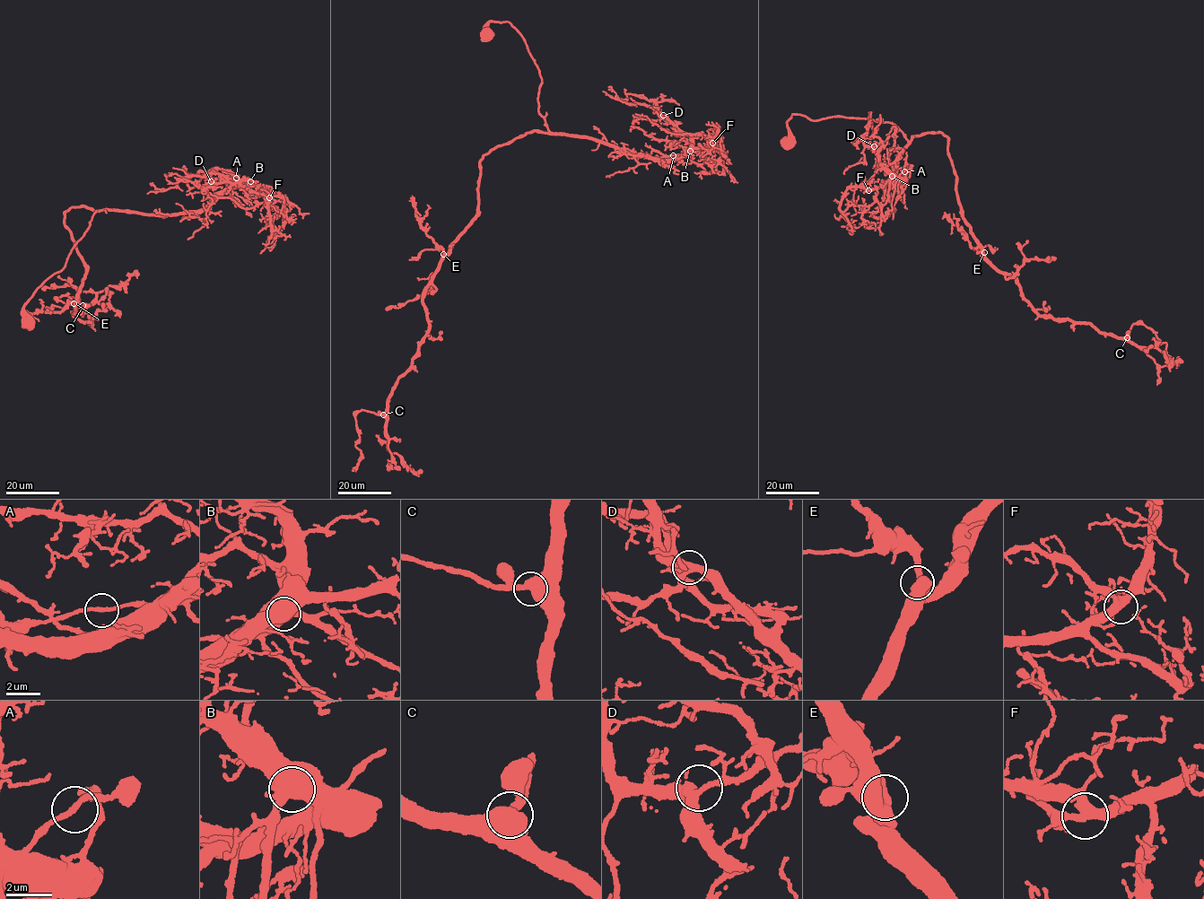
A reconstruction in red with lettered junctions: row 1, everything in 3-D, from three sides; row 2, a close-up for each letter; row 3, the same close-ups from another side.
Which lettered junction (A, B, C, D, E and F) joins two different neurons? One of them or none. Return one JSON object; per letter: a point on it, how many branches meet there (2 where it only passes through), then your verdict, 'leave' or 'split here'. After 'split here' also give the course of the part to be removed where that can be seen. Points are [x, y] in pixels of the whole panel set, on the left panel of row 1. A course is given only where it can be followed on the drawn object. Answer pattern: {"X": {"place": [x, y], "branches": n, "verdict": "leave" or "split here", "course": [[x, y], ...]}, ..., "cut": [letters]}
{"A": {"place": [236, 178], "branches": 2, "verdict": "leave"}, "B": {"place": [250, 181], "branches": 2, "verdict": "split here", "course": [[250, 181], [249, 185], [274, 201], [274, 205], [283, 216], [283, 224], [269, 250]]}, "C": {"place": [82, 305], "branches": 2, "verdict": "leave"}, "D": {"place": [211, 181], "branches": 3, "verdict": "leave"}, "E": {"place": [74, 303], "branches": 2, "verdict": "leave"}, "F": {"place": [269, 197], "branches": 3, "verdict": "leave"}, "cut": ["B"]}

